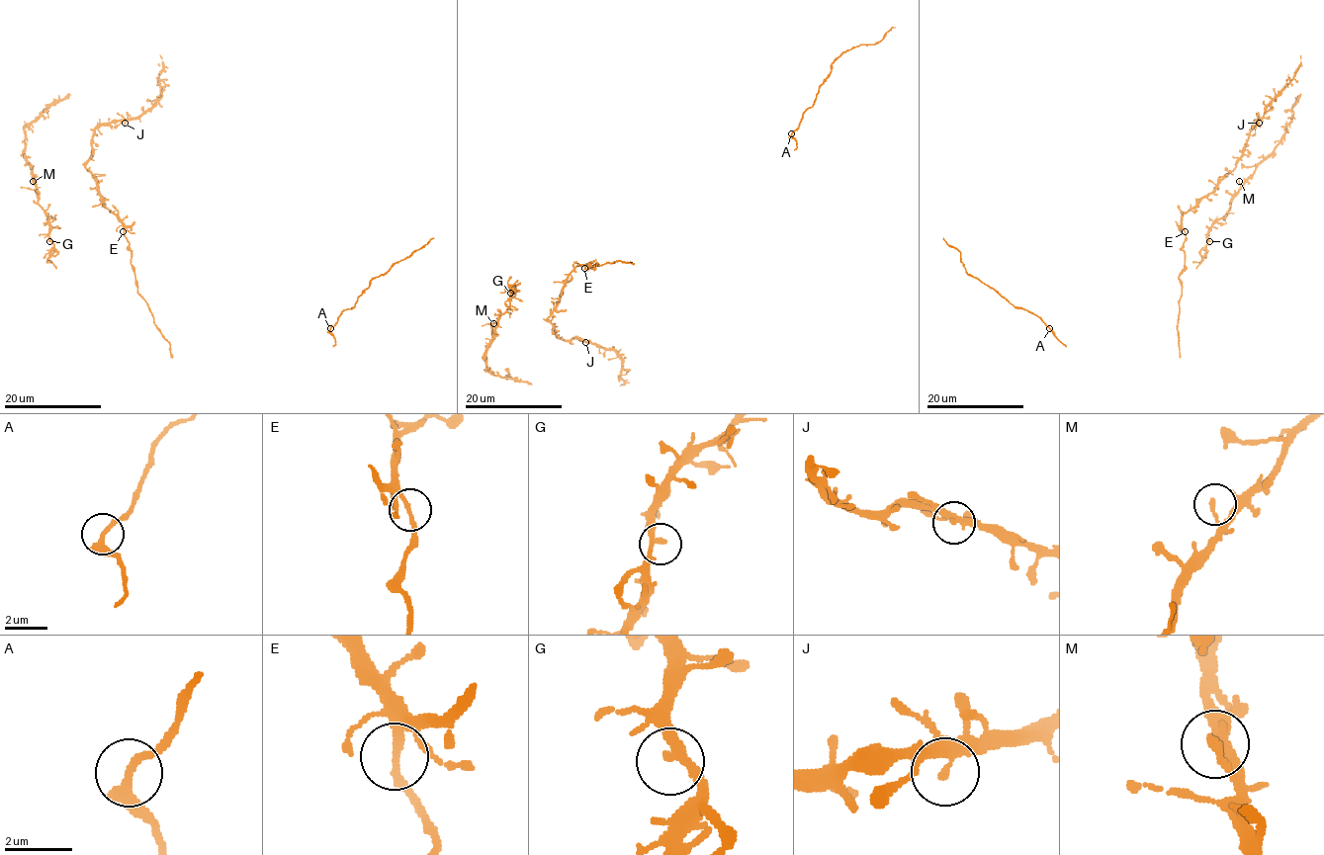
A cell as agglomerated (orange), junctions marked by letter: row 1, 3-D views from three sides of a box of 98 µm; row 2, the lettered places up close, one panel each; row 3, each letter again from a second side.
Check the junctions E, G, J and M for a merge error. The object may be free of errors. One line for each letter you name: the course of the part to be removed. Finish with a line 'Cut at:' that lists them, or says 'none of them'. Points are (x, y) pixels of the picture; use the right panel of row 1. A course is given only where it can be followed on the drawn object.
Cut at: E

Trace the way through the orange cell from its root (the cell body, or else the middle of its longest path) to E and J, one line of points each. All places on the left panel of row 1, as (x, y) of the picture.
E: (165, 339), (156, 326), (146, 300), (137, 293), (130, 243), (124, 231)
J: (165, 339), (137, 293), (121, 219), (105, 206), (86, 168), (93, 131), (113, 122), (125, 123)

